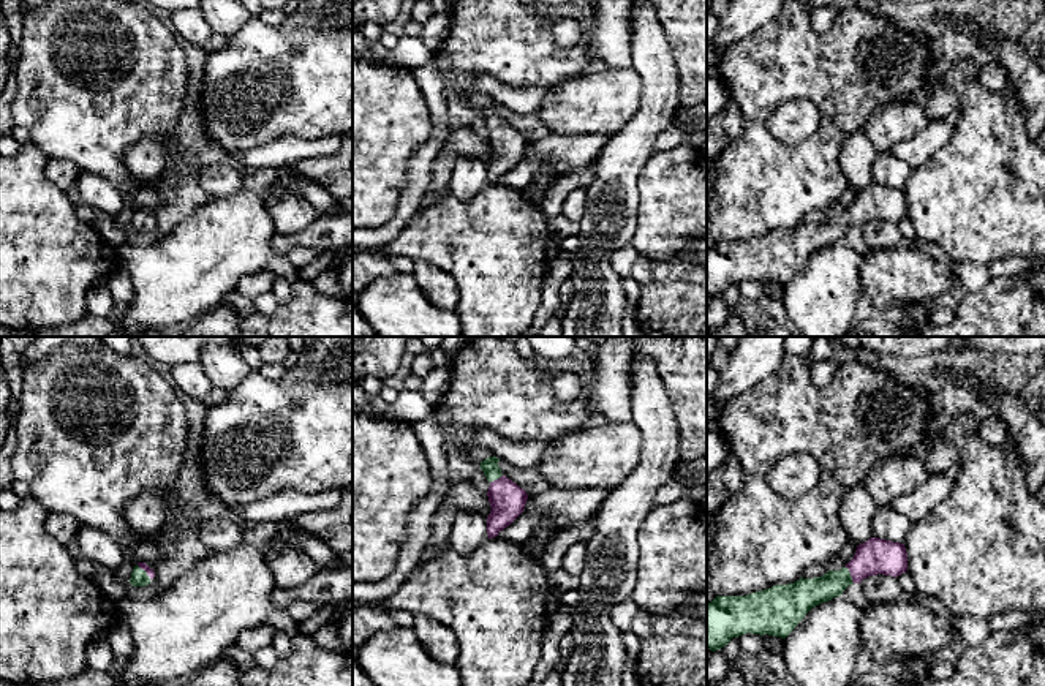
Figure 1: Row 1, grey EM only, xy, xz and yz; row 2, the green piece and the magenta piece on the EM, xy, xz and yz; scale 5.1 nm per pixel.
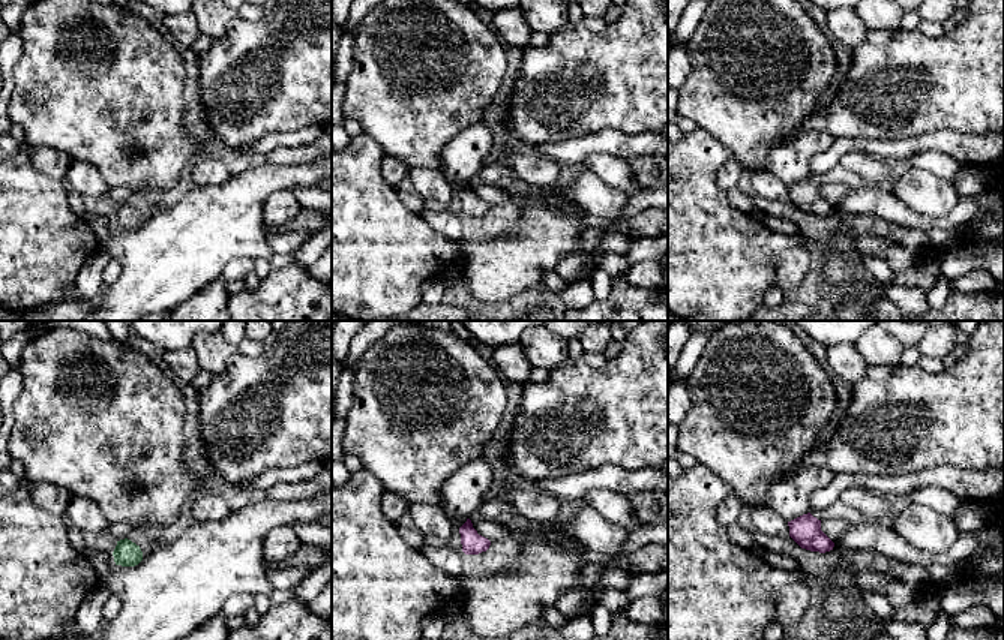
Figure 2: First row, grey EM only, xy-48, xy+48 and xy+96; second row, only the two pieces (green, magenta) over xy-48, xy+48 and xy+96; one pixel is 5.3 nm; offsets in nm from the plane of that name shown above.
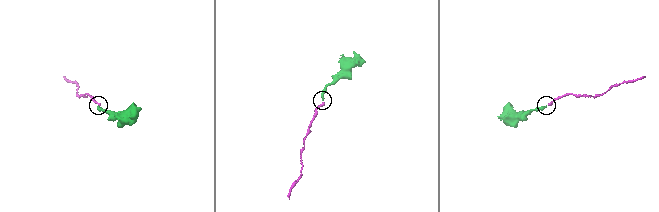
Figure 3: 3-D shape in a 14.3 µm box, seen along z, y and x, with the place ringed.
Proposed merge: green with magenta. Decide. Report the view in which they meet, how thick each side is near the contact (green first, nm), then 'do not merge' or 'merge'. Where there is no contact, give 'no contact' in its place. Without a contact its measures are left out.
contact in yz; calibres 160 and 180 nm; merge

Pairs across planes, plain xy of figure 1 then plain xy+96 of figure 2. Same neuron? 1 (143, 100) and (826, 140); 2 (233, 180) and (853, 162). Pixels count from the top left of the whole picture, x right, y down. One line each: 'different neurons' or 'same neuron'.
1: different neurons
2: same neuron

